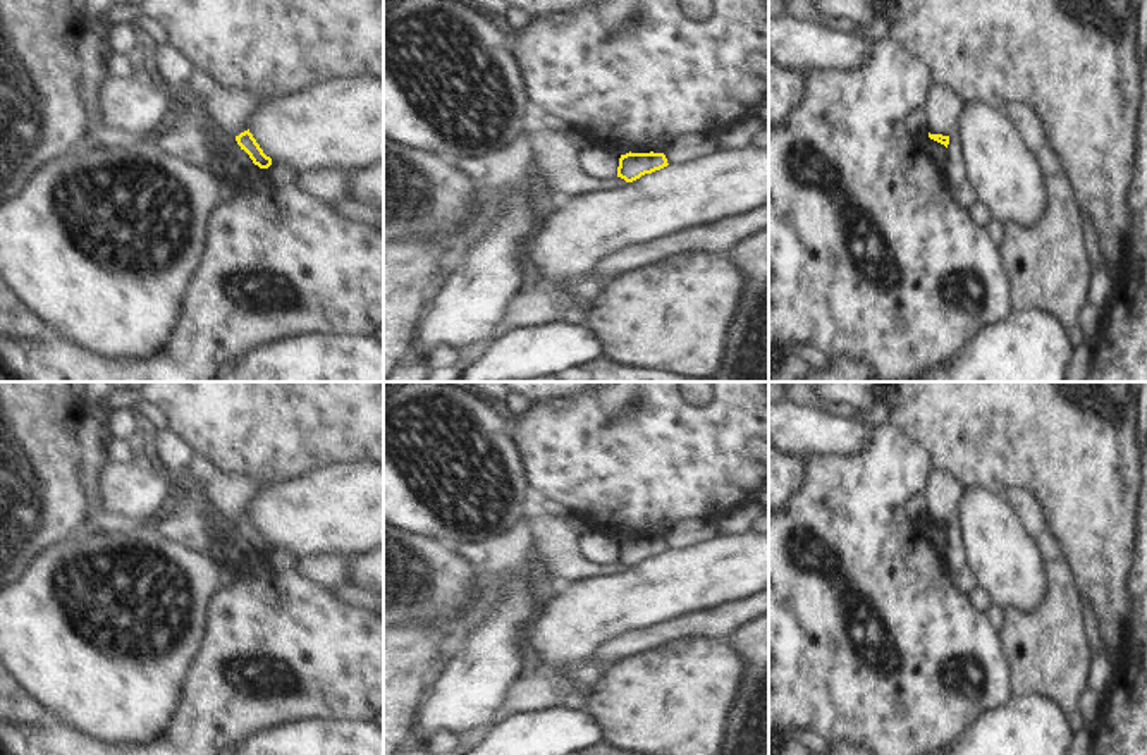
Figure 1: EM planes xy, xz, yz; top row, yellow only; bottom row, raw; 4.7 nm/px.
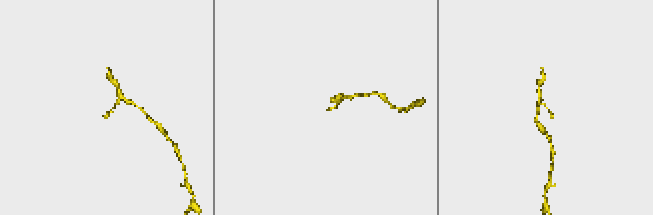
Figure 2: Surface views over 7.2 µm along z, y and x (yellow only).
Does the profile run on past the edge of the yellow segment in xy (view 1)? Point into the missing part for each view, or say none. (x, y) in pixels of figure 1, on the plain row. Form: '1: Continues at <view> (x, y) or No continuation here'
1: No continuation here

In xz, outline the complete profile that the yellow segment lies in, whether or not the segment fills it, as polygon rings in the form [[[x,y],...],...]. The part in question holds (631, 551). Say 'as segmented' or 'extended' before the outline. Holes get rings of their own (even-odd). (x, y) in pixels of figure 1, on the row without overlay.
as segmented; [[[626,538],[619,543],[617,562],[626,568],[633,568],[645,559],[652,559],[667,552],[667,543],[664,538]]]

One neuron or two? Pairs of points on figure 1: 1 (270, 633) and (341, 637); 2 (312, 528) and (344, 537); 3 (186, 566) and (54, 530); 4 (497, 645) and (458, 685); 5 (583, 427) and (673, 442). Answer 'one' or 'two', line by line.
1: one
2: one
3: two
4: one
5: one

